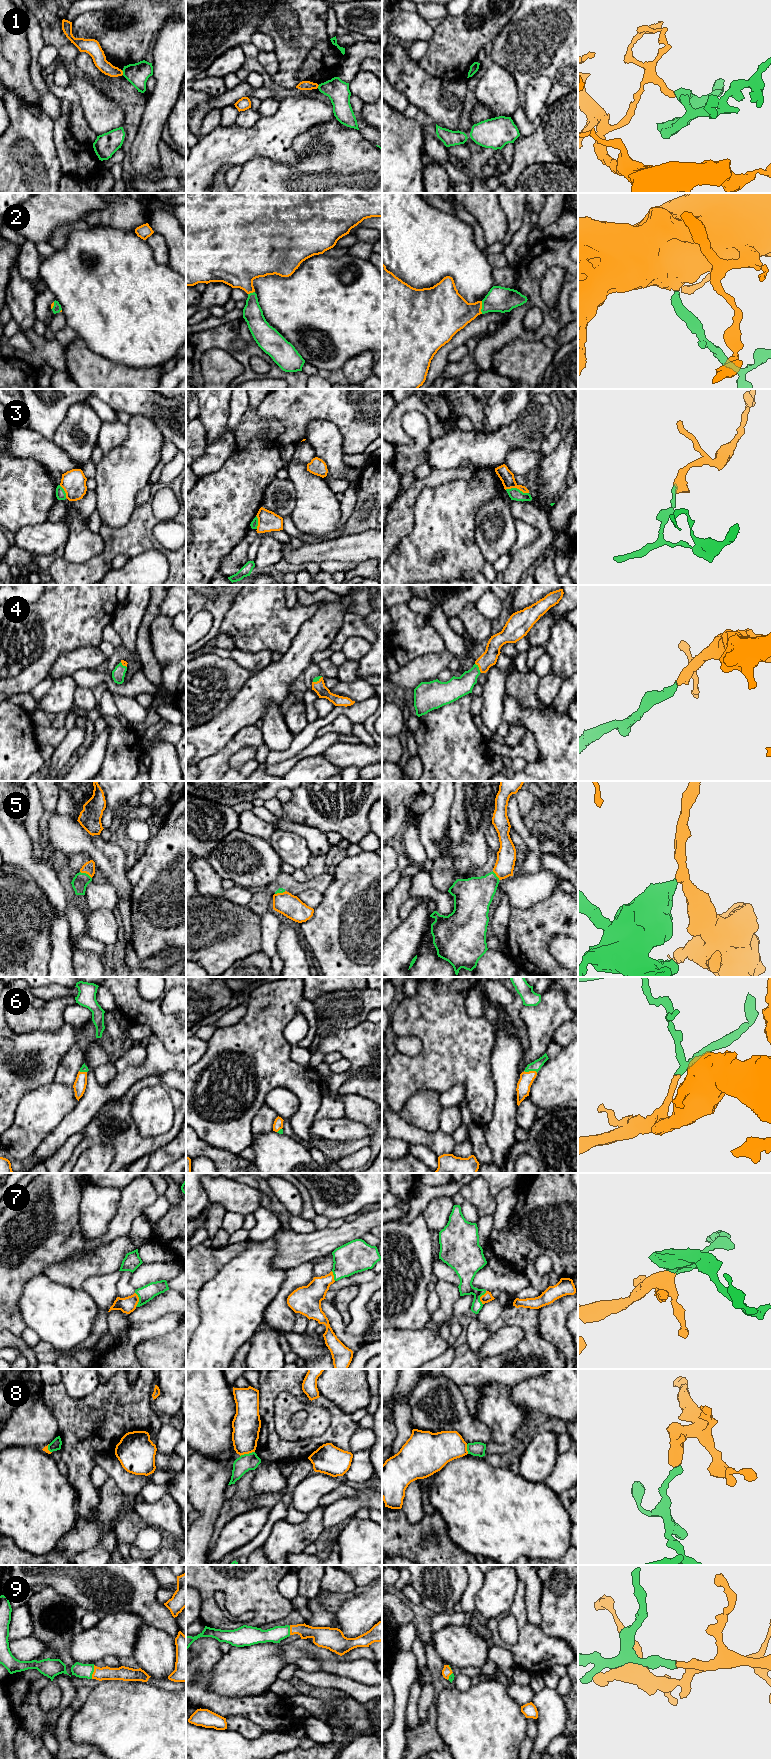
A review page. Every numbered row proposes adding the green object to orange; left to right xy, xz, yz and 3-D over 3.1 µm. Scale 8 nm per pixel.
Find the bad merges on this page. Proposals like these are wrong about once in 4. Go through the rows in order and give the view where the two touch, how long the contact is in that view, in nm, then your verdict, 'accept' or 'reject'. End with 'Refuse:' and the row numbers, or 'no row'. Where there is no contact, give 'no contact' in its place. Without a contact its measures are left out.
1: xy | 40 nm | reject
2: yz | 100 nm | accept
3: yz | 190 nm | reject
4: yz | 90 nm | accept
5: xy | 110 nm | accept
6: yz | 110 nm | accept
7: yz | 120 nm | accept
8: xz | 130 nm | reject
9: xy | 110 nm | accept
Refuse: 1, 3, 8

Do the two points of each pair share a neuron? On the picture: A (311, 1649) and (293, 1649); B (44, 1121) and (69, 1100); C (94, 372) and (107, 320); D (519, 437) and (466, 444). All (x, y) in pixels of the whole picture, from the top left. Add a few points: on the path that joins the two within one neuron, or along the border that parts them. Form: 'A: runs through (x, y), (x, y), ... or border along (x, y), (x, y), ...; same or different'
A: runs through (307, 1649), (297, 1649); same
B: runs through (50, 1115), (63, 1102); same
C: border along (82, 338), (86, 345), (95, 353), (121, 363); different
D: runs through (506, 439), (498, 444), (479, 444); same

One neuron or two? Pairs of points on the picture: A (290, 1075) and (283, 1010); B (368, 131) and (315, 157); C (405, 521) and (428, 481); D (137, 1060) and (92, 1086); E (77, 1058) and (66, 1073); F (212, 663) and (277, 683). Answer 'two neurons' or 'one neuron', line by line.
A: one neuron
B: two neurons
C: one neuron
D: two neurons
E: one neuron
F: two neurons

